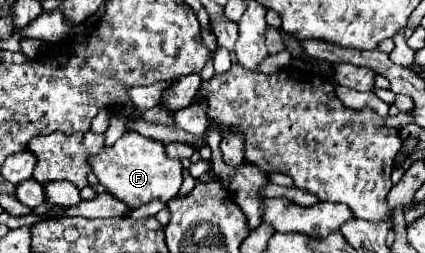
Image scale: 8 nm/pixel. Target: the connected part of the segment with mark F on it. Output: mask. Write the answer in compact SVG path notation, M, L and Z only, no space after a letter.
M125 133L113 147L105 147L105 151L93 155L91 169L97 175L99 183L105 185L107 191L123 201L129 209L137 209L153 199L167 203L179 193L183 183L181 161L169 159L165 155L163 143L147 139L139 133Z

